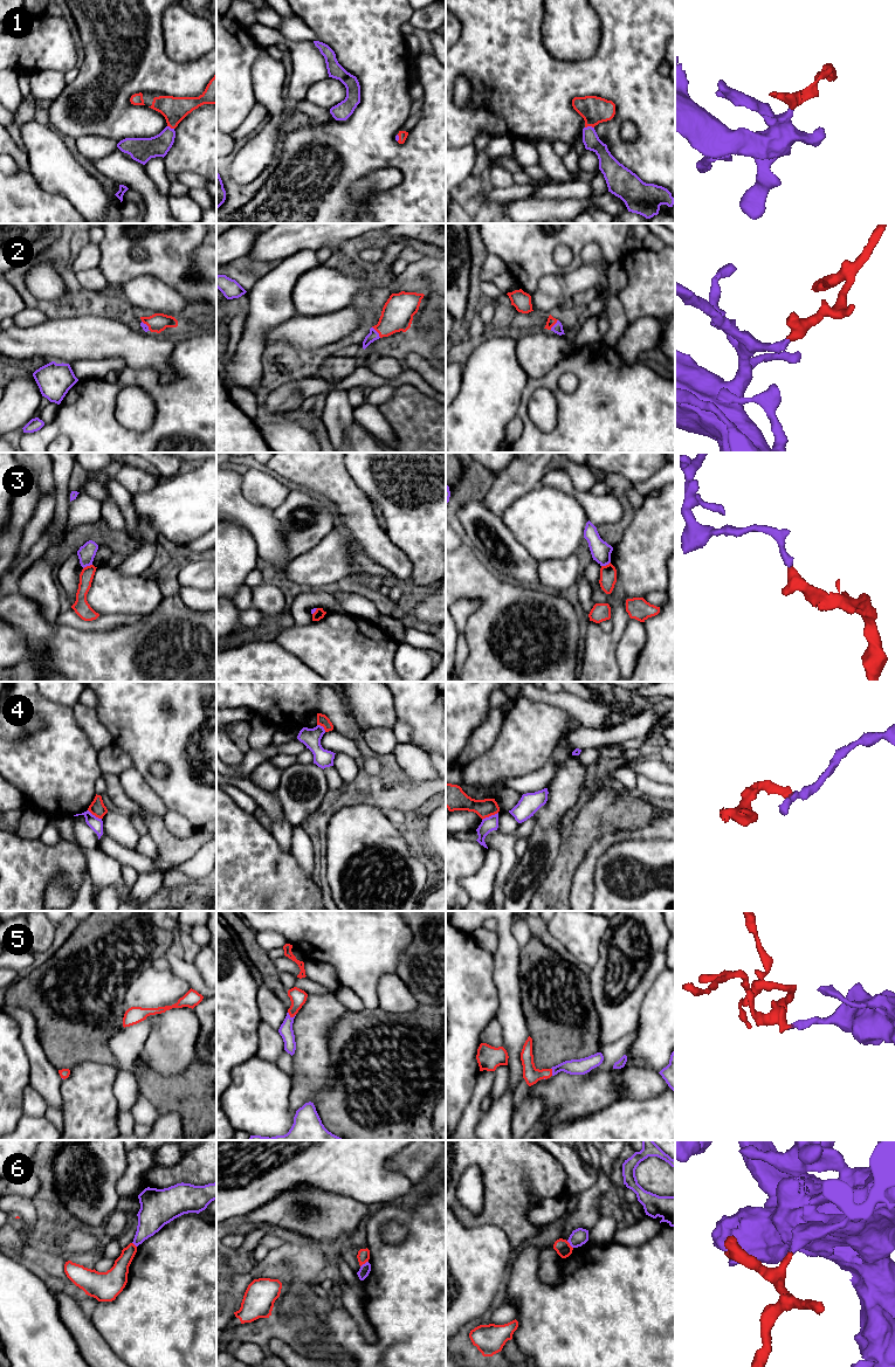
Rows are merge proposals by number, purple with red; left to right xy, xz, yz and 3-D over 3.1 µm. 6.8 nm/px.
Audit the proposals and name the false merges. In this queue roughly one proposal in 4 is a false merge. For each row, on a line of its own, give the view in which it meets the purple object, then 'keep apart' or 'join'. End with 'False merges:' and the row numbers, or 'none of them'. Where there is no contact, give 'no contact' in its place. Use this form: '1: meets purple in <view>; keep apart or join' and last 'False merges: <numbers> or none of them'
1: meets purple in yz; join
2: meets purple in xz; join
3: meets purple in xy; keep apart
4: meets purple in yz; keep apart
5: meets purple in xz; join
6: meets purple in xz; keep apart
False merges: 3, 4, 6

